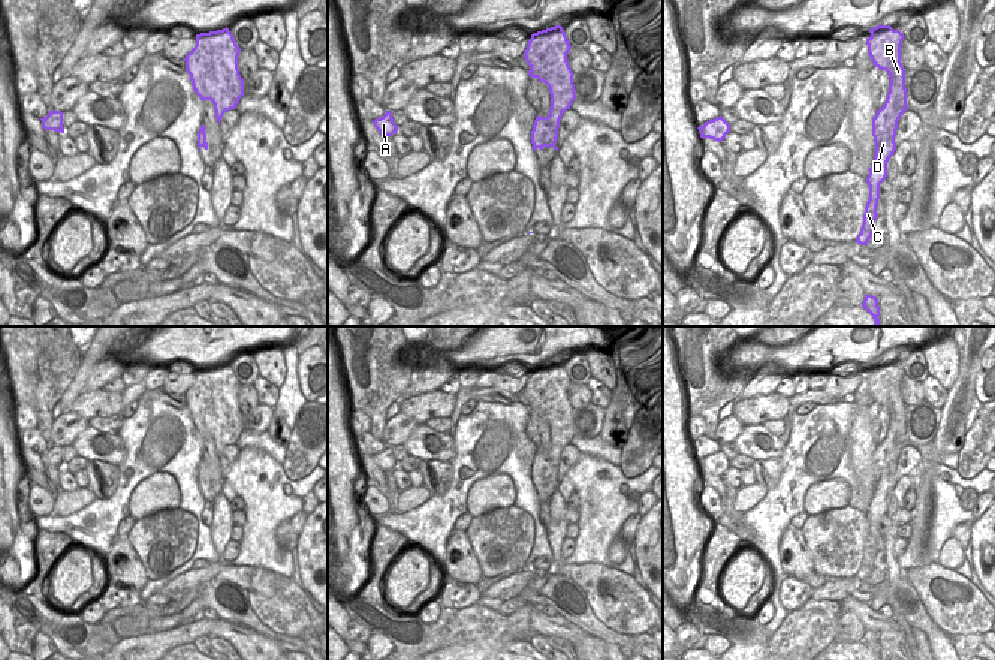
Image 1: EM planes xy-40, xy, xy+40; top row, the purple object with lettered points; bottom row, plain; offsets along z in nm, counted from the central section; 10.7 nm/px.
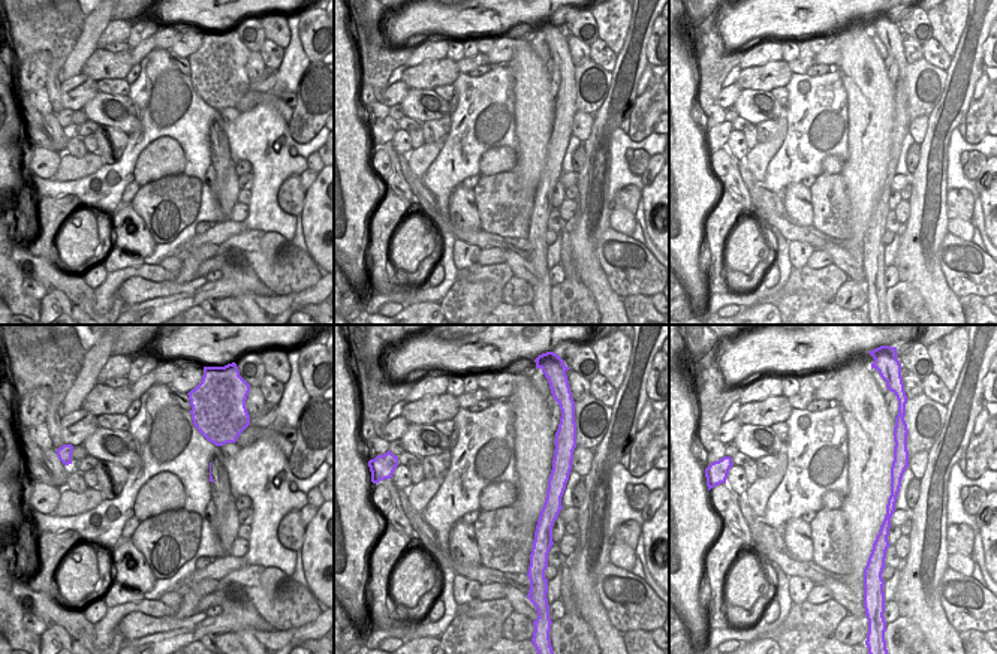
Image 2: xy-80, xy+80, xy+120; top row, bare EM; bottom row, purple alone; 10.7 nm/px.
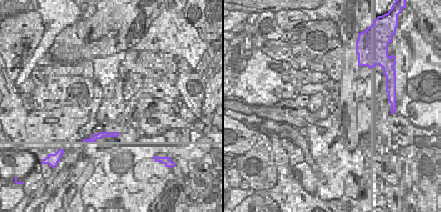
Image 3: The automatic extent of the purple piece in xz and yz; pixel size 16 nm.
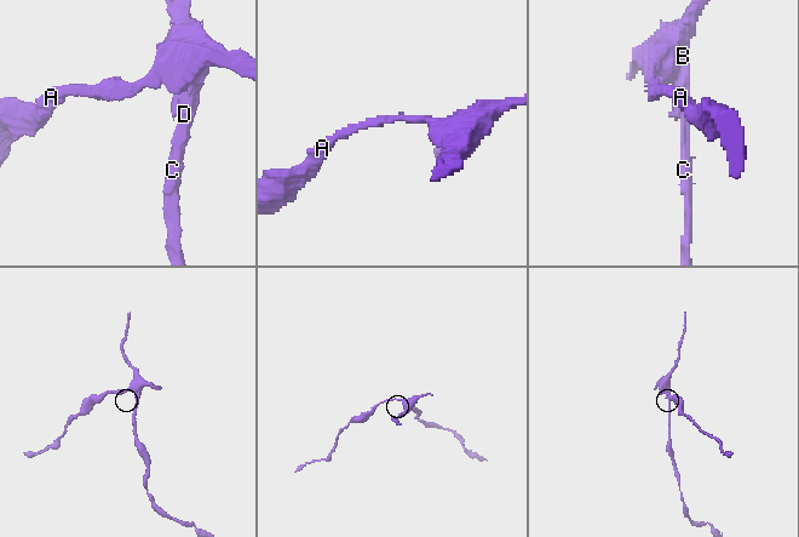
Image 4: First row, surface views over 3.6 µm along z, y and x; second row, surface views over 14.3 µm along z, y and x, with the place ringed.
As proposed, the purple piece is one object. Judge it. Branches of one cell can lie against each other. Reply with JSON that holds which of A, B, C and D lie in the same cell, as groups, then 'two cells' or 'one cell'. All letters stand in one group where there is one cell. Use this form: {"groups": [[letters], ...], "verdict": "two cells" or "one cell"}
{"groups": [["A"], ["B", "C", "D"]], "verdict": "two cells"}

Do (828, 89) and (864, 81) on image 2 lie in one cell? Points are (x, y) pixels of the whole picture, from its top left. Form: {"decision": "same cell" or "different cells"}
{"decision": "different cells"}

